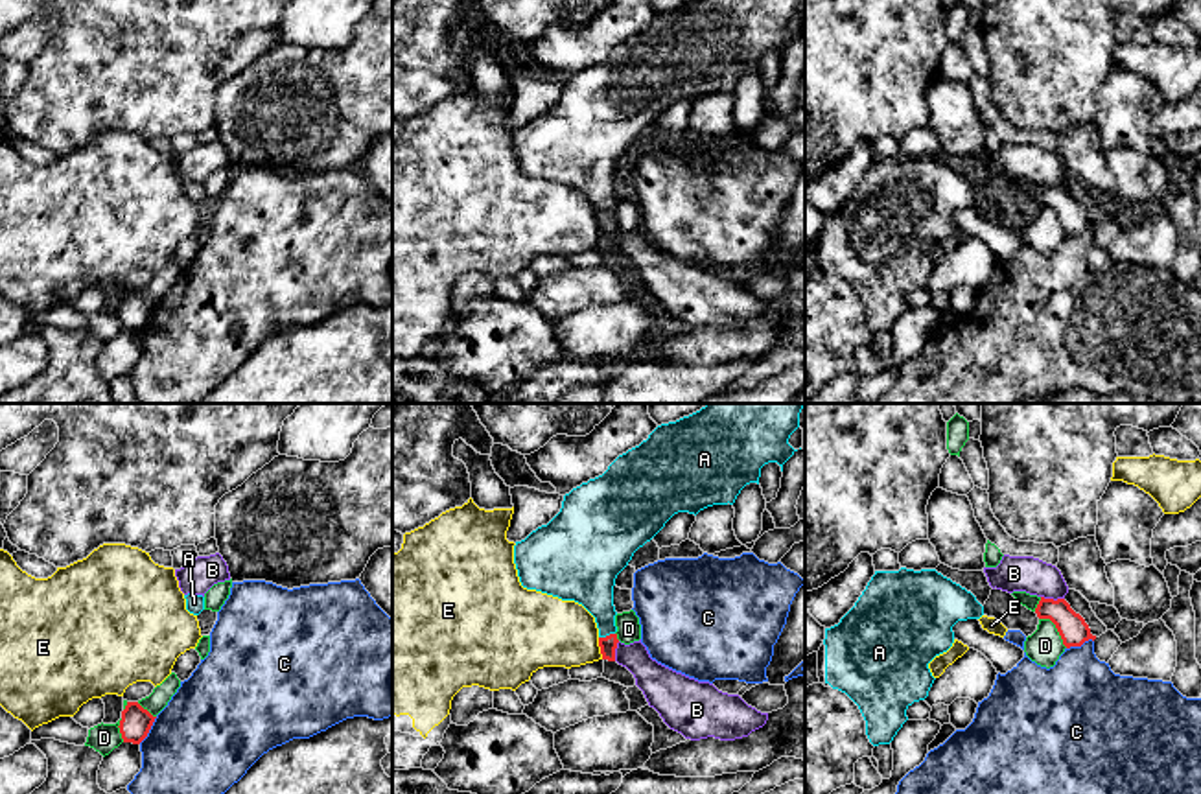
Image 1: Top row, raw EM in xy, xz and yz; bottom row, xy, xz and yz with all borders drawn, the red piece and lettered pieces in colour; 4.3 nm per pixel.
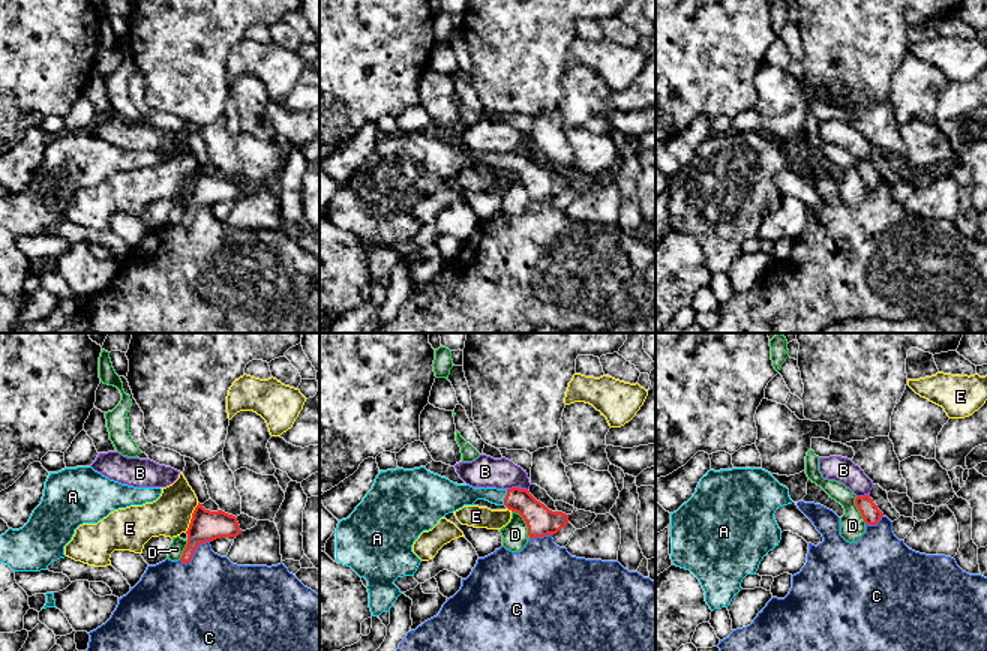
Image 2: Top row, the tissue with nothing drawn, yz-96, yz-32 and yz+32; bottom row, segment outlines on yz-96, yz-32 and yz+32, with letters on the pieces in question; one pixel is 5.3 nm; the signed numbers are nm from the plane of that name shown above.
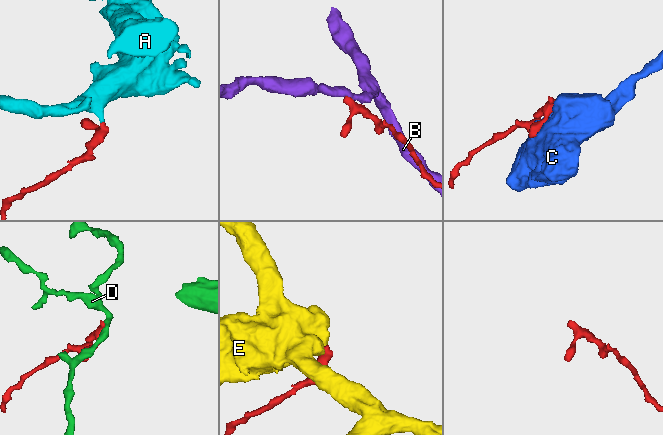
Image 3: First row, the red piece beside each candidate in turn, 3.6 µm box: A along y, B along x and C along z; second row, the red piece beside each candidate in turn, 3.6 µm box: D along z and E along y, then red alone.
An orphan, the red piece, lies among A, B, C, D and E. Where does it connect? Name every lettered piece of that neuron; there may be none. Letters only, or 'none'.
A

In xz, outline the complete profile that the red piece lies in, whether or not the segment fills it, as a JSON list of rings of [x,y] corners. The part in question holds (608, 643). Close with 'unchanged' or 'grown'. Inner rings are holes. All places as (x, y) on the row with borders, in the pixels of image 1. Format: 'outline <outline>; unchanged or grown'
outline [[[707,403],[700,411],[676,422],[658,426],[647,440],[619,455],[608,470],[564,496],[560,512],[514,545],[514,564],[523,588],[536,590],[562,601],[582,604],[599,628],[602,660],[615,661],[617,626],[613,586],[634,553],[650,542],[678,512],[698,514],[713,505],[733,505],[740,490],[757,483],[768,462],[783,464],[798,451],[788,444],[799,427],[805,403]]]; grown

